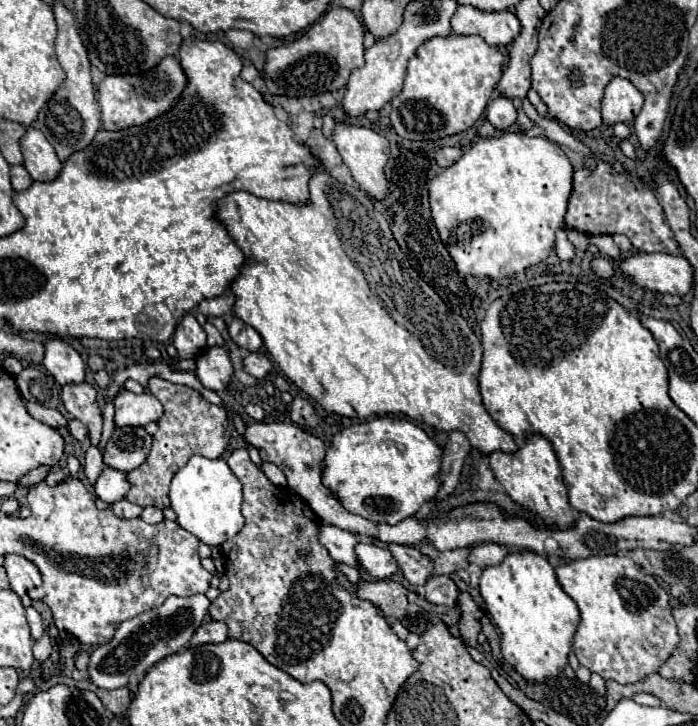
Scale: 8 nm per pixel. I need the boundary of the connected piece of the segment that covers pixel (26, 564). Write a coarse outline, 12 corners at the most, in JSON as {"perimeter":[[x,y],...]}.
{"perimeter":[[7,555],[3,567],[11,589],[21,597],[41,585],[37,565]]}

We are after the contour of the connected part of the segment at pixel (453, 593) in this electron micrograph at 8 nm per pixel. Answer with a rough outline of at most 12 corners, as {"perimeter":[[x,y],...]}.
{"perimeter":[[445,575],[425,583],[425,599],[453,607],[457,585]]}

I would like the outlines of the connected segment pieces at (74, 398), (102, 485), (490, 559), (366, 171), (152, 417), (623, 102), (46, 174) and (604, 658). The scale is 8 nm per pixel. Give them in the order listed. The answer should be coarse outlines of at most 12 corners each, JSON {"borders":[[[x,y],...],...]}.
{"borders":[[[89,383],[61,389],[65,409],[89,427],[91,445],[101,439],[101,409]],[[105,467],[95,483],[107,505],[129,491],[125,473]],[[497,543],[473,547],[469,561],[487,567],[501,563],[513,549]],[[347,121],[333,143],[359,189],[389,197],[389,141]],[[123,389],[113,399],[117,427],[143,427],[163,415],[151,393]],[[613,77],[601,101],[603,123],[627,123],[643,107],[641,91]],[[41,131],[21,139],[23,167],[33,181],[59,177],[63,165]],[[617,555],[555,569],[573,653],[645,681],[679,645],[669,595]]]}

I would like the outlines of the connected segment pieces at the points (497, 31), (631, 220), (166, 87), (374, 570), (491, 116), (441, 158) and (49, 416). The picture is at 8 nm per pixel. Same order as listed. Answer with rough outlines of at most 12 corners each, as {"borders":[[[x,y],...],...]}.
{"borders":[[[459,5],[453,33],[479,35],[507,45],[519,35],[511,11],[481,11]],[[577,165],[565,227],[681,253],[655,193]],[[175,57],[139,77],[105,77],[103,129],[171,109],[187,79]],[[357,543],[359,567],[375,579],[399,569],[387,549]],[[495,93],[487,105],[487,119],[495,129],[517,121],[509,97]],[[443,147],[435,161],[441,169],[451,167],[461,155],[459,147]],[[25,403],[35,419],[63,427],[67,419],[57,409],[47,409],[39,403]]]}

